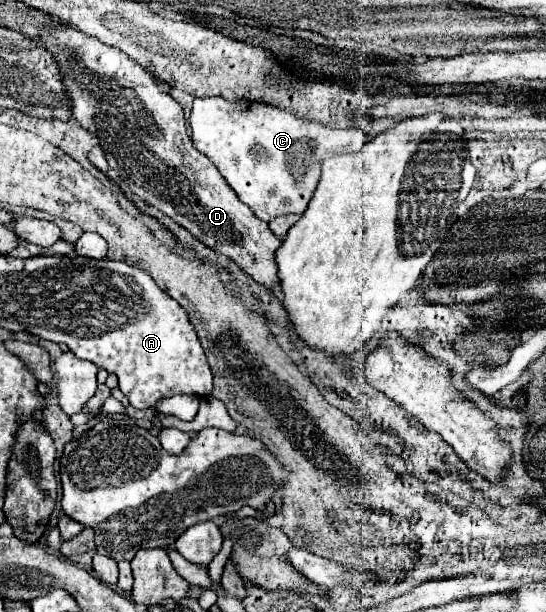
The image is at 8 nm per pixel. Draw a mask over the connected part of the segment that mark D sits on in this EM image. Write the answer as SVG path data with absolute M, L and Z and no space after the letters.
M71 25L47 29L35 43L55 57L71 101L71 115L97 135L109 167L119 173L129 189L273 291L279 285L275 251L281 239L271 233L267 223L257 221L255 213L237 199L217 173L217 167L193 147L185 133L183 107L169 93L163 93L139 63Z

